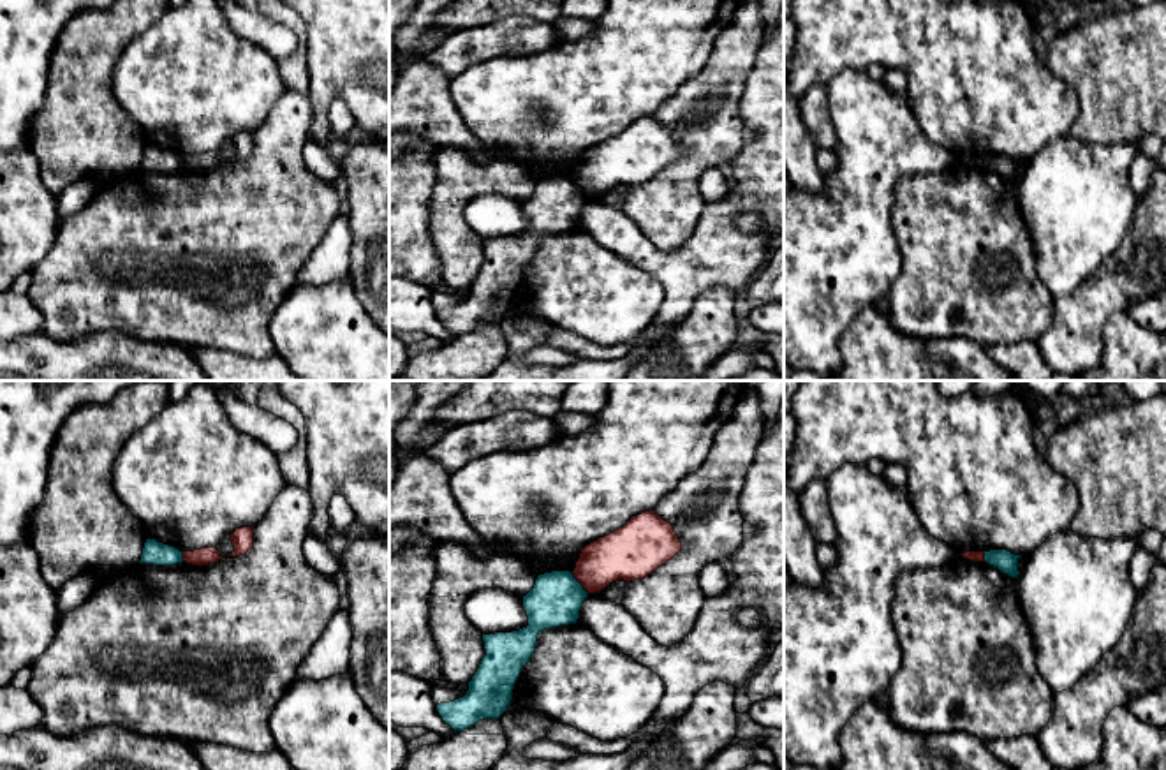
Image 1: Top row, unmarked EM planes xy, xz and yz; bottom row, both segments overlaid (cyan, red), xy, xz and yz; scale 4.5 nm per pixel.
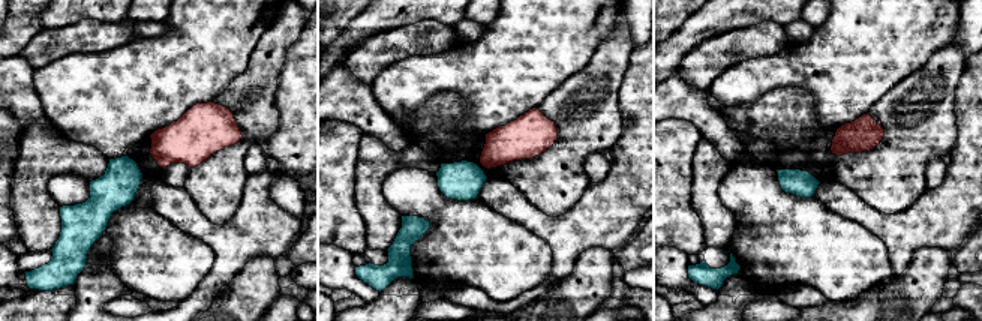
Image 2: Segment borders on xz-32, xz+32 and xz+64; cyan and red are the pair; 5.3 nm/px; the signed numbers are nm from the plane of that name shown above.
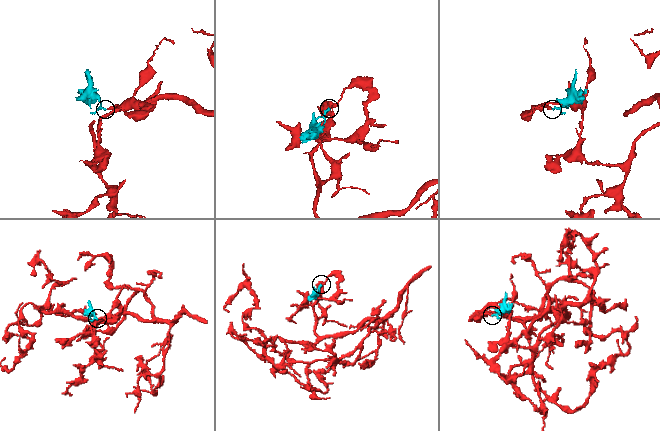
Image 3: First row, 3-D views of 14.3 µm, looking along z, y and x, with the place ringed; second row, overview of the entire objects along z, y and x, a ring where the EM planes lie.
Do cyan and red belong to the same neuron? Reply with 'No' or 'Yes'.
No

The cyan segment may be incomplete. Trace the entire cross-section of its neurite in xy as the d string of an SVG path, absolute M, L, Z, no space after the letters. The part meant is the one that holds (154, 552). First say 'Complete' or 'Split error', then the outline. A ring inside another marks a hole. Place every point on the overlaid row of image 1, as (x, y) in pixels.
Complete. M146 539L139 564L176 566L183 562L183 552L174 546Z

